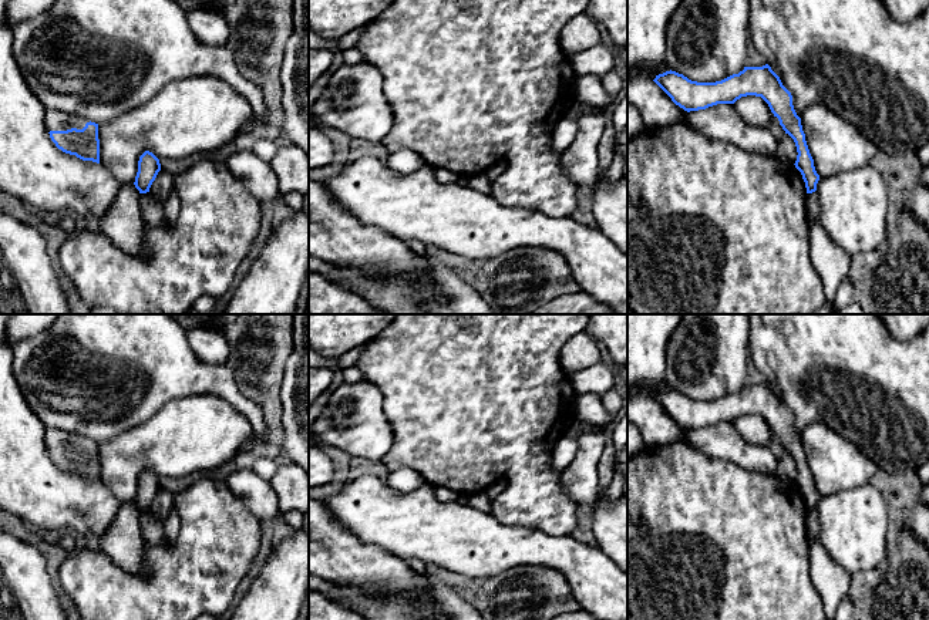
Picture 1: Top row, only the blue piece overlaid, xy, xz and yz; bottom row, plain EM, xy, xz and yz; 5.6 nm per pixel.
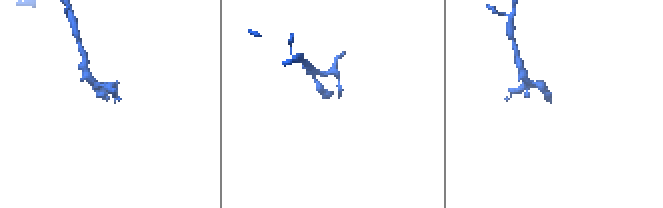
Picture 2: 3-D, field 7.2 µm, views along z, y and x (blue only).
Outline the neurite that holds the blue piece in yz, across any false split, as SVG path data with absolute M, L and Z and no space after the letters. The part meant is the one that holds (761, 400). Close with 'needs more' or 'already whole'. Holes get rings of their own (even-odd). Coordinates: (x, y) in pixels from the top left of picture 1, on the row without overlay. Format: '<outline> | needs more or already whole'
M768 383L763 385L744 385L738 392L733 392L716 401L691 400L676 390L666 390L653 398L671 419L684 429L699 429L717 422L734 422L741 415L761 415L770 425L780 444L797 465L795 486L801 491L807 512L817 509L819 493L815 489L814 478L809 472L801 437L792 424L791 411L782 404L780 395Z | already whole

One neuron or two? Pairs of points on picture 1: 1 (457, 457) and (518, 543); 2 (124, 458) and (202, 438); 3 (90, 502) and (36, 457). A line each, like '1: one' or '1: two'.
1: two
2: one
3: one

